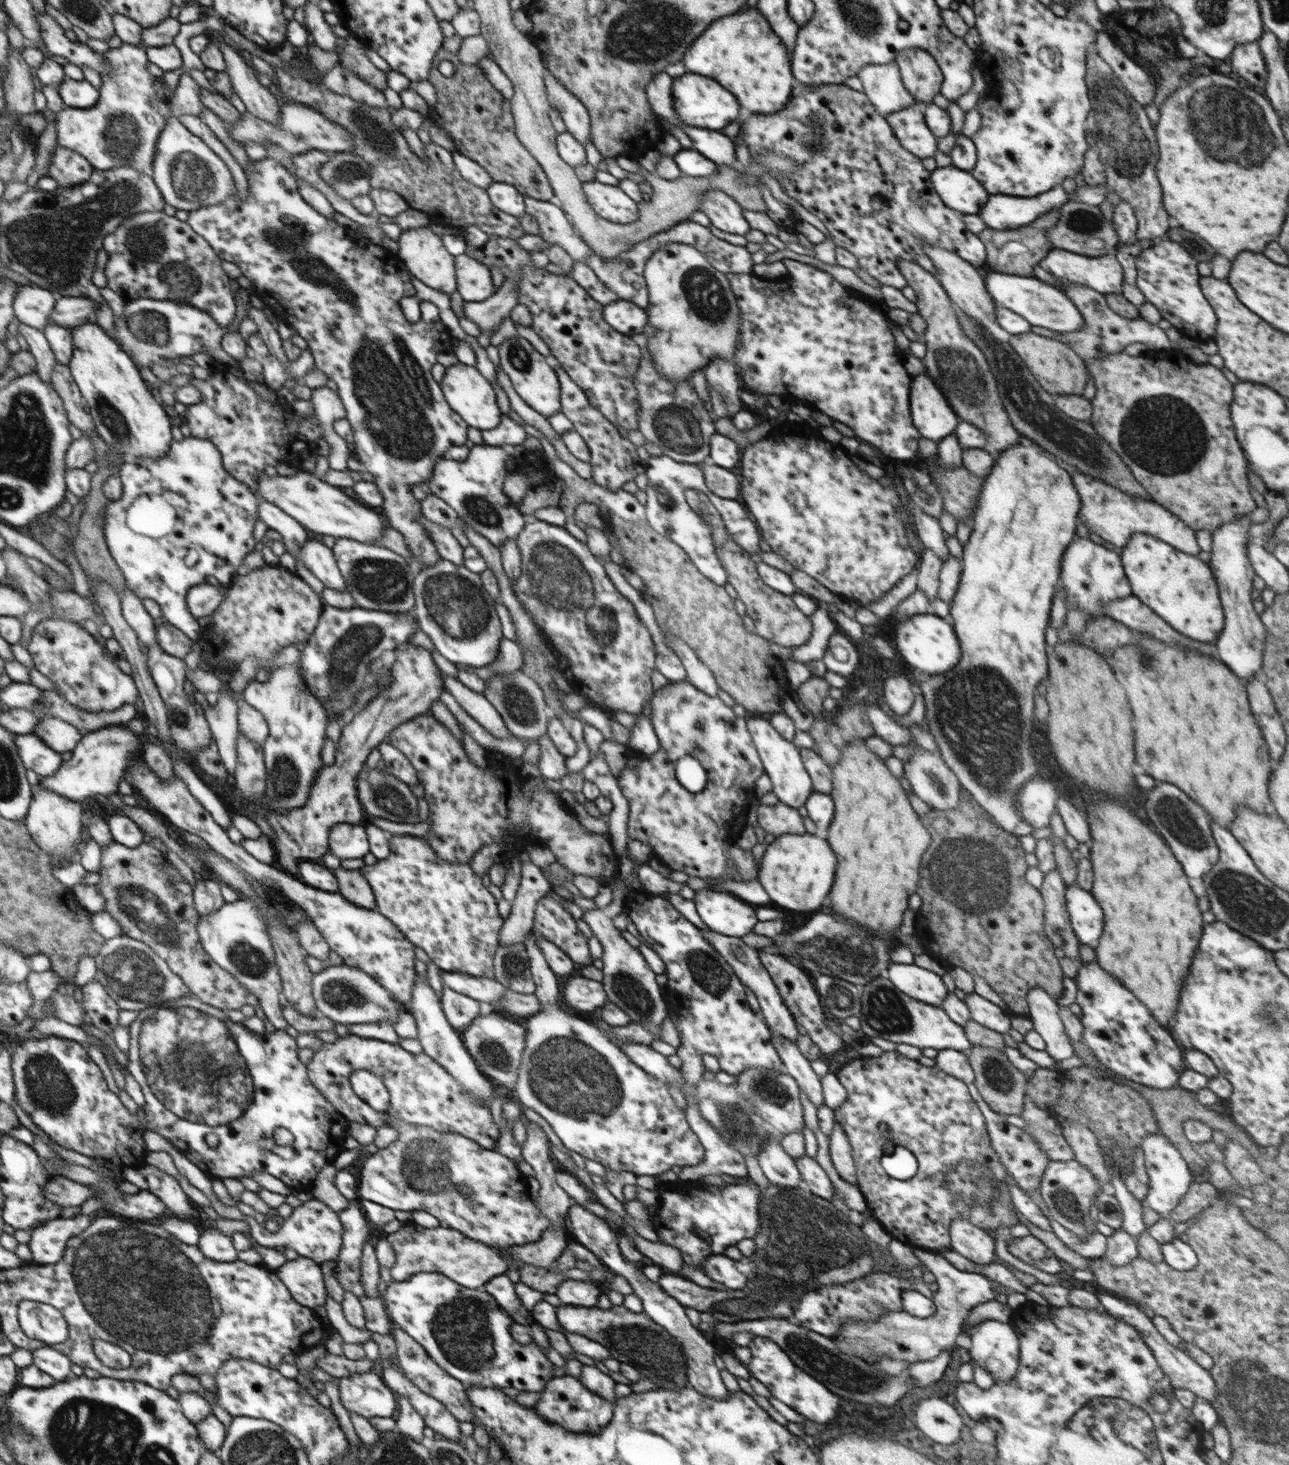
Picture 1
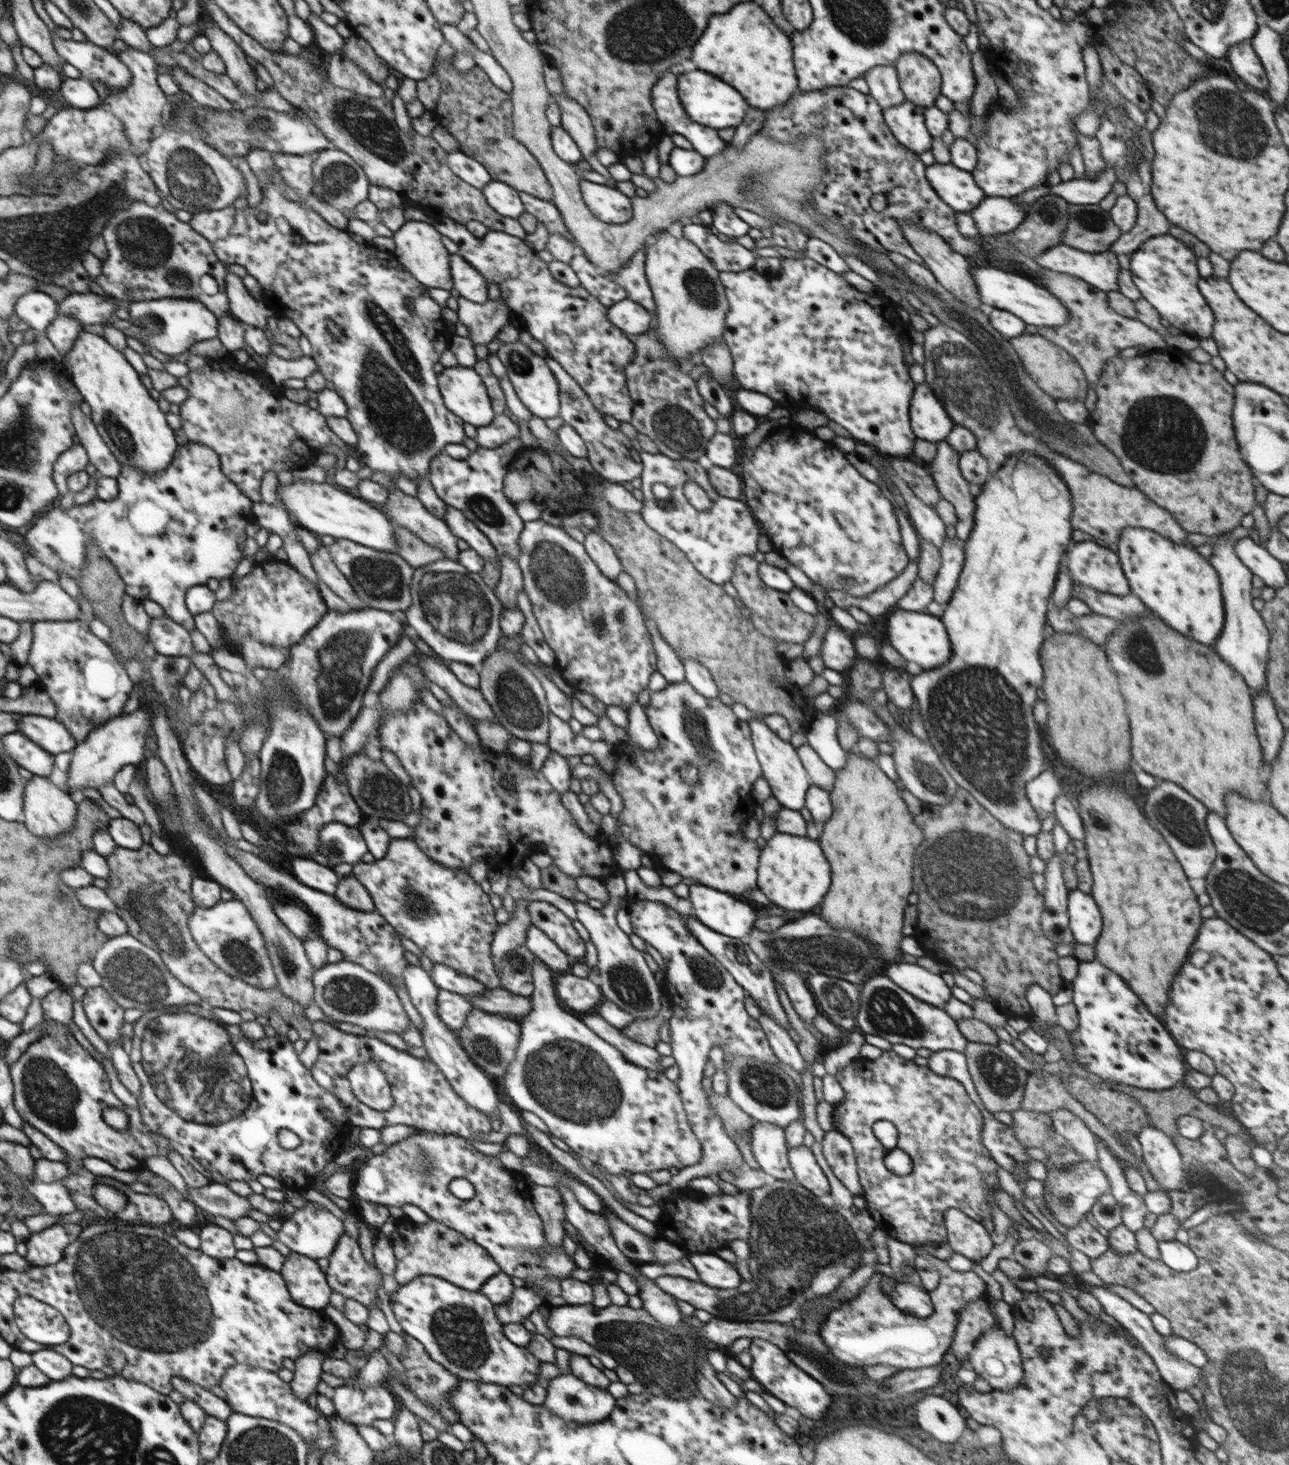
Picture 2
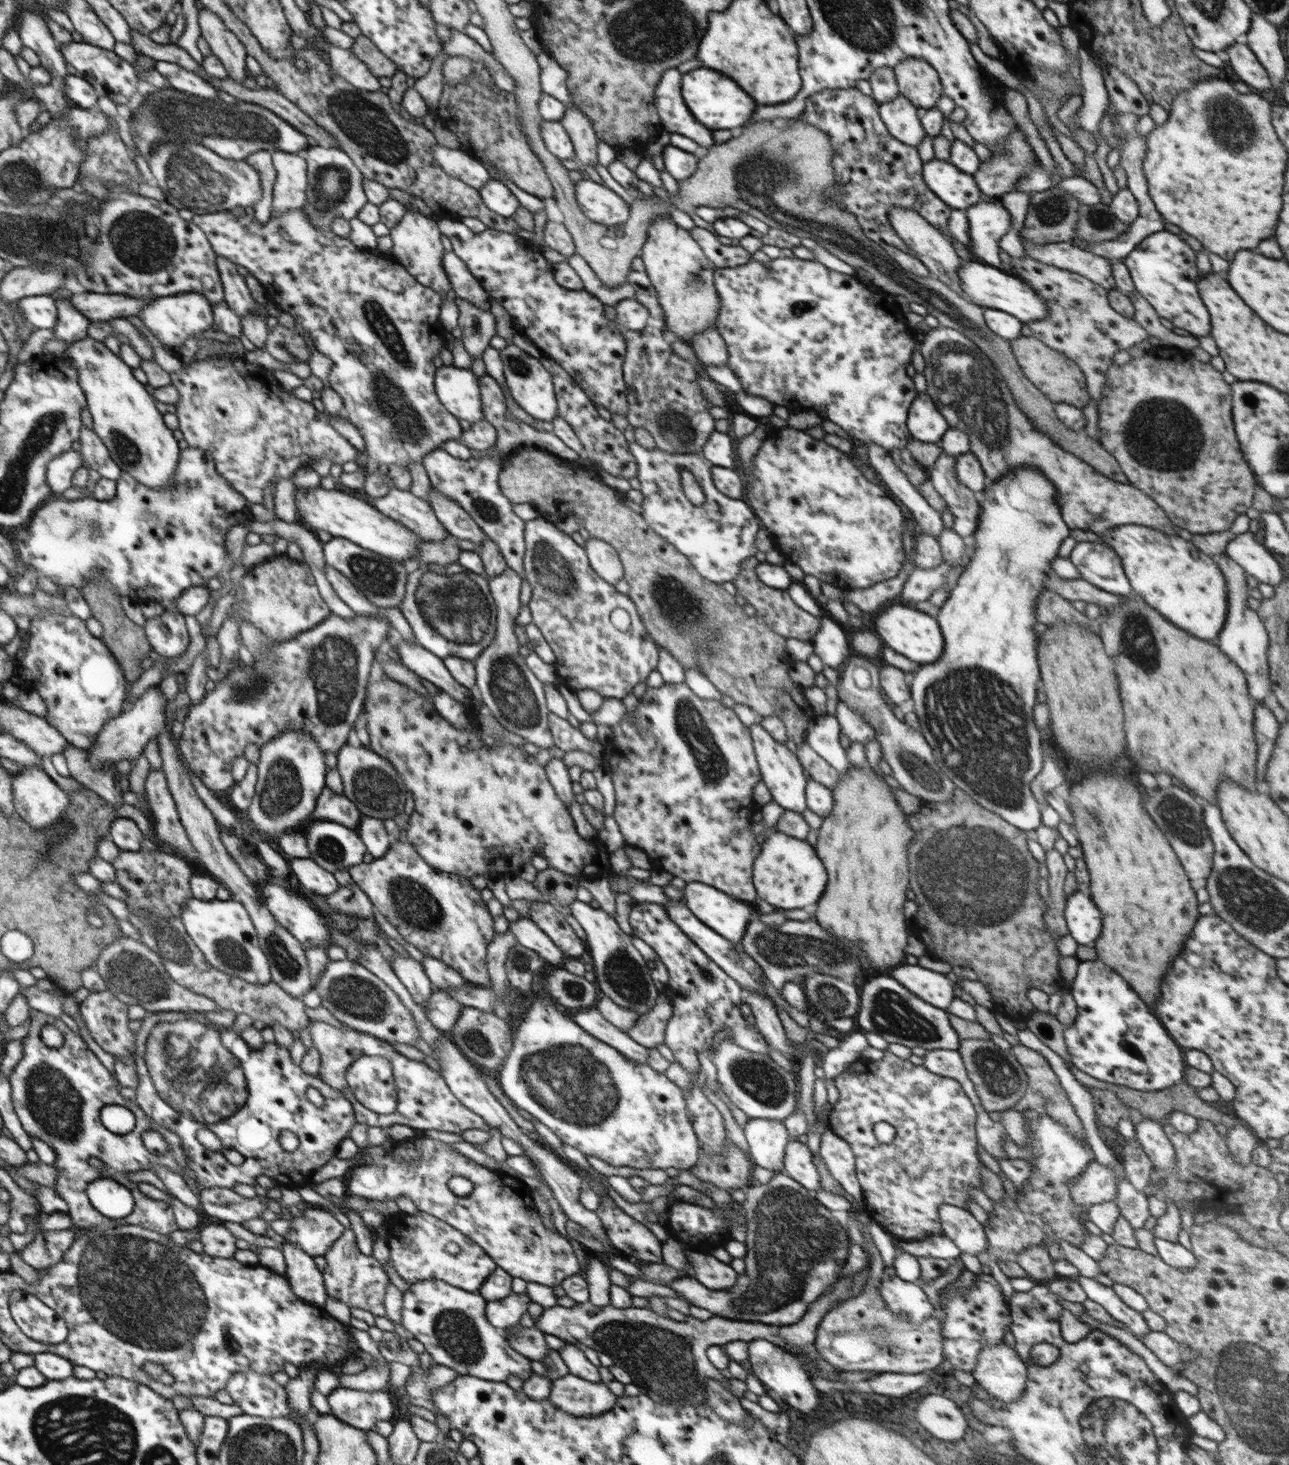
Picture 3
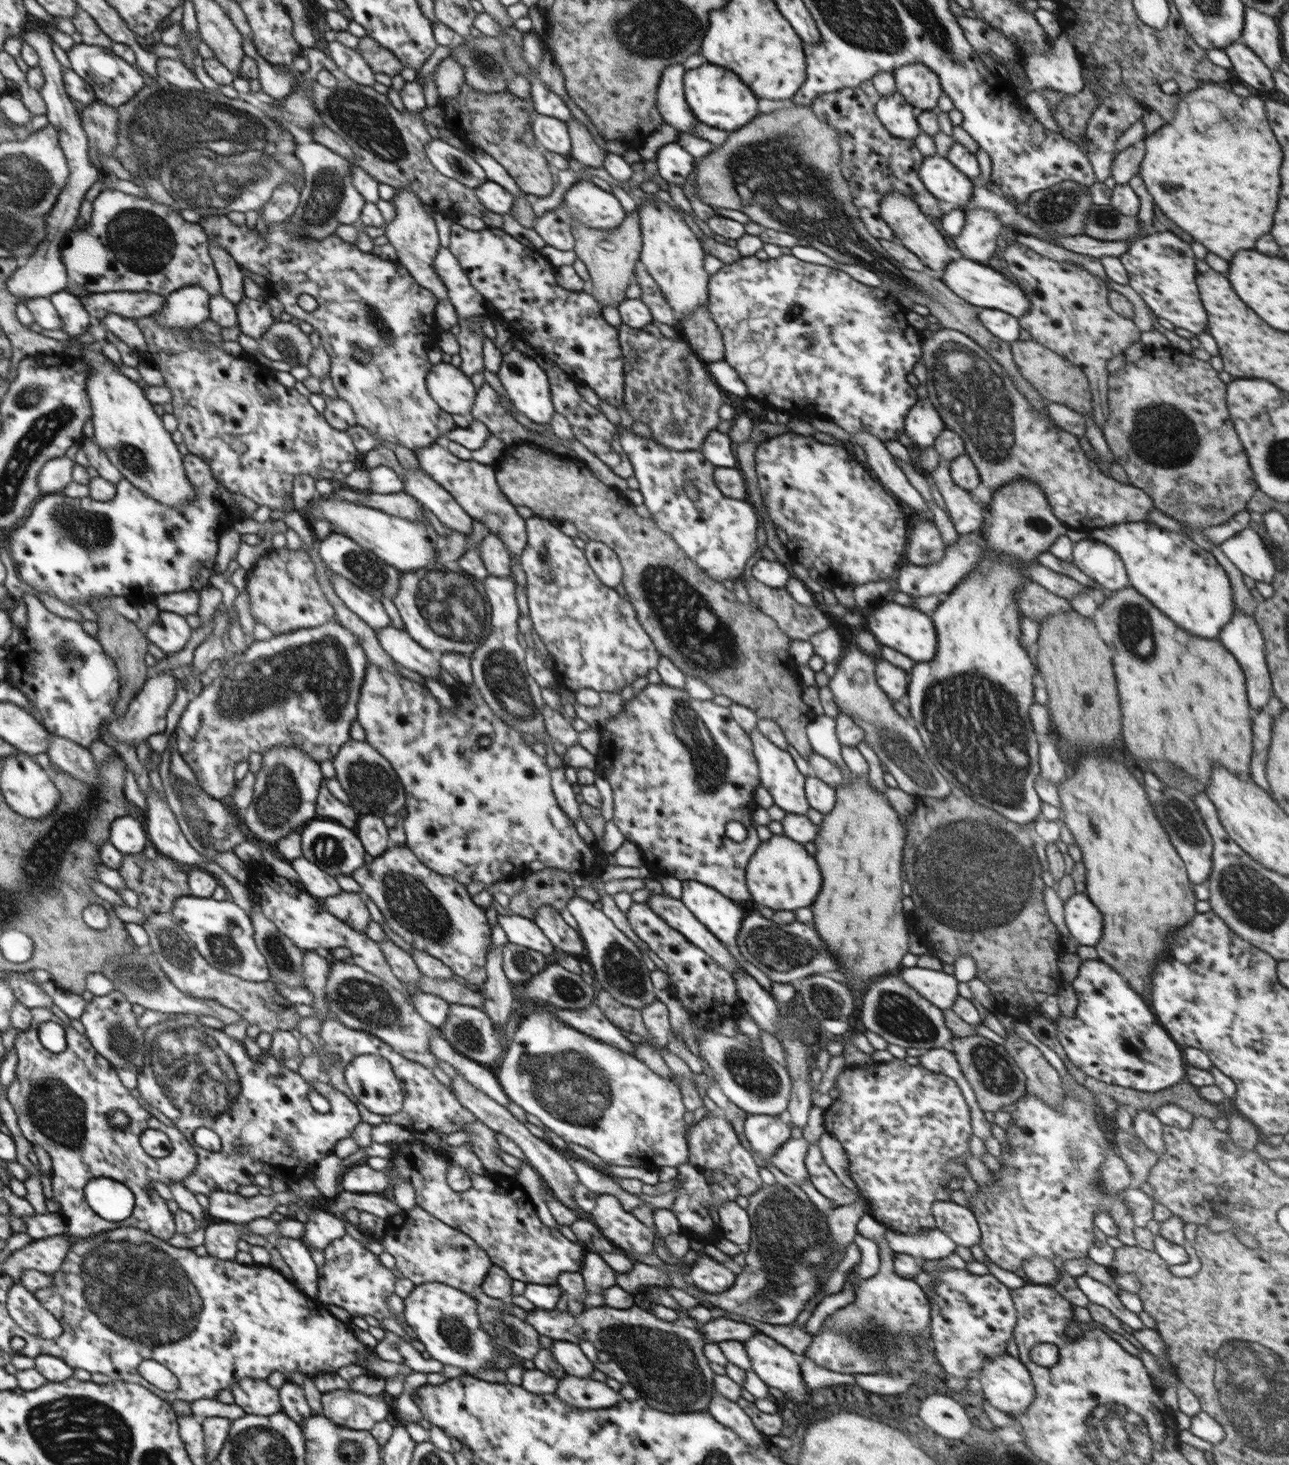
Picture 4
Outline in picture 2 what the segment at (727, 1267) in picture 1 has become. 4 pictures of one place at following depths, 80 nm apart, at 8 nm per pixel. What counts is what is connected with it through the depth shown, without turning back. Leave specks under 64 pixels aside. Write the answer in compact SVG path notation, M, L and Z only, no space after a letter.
M697 1253L692 1263L696 1266L702 1282L715 1289L738 1288L743 1281L734 1264L726 1262L715 1253Z

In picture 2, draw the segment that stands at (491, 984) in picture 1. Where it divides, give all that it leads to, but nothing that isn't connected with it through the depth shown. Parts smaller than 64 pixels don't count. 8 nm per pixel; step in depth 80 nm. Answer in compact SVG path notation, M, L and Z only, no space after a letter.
M433 962L431 979L438 988L446 989L462 996L478 996L479 994L484 994L488 989L484 983L477 981L474 977L466 976L438 962Z

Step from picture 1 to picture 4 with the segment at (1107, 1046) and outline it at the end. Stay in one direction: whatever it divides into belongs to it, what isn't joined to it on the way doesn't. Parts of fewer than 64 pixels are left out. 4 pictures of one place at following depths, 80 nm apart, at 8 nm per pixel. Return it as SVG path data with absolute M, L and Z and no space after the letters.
M1085 960L1071 985L1078 997L1076 1013L1072 1018L1060 1014L1056 1019L1056 1028L1062 1048L1076 1068L1082 1070L1088 1078L1096 1078L1108 1085L1136 1088L1140 1092L1159 1092L1182 1082L1186 1076L1182 1048L1156 1022L1156 1016L1152 1014L1150 1006L1128 986L1128 982L1118 972L1114 972L1108 964L1100 960Z

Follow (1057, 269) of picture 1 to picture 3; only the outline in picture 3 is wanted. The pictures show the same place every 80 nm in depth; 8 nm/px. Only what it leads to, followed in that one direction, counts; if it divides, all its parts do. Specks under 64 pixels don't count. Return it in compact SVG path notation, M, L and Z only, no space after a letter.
M1022 240L1022 244L1025 254L1038 262L1081 274L1108 290L1116 288L1112 274L1112 259L1081 249L1073 245L1072 241L1040 245Z

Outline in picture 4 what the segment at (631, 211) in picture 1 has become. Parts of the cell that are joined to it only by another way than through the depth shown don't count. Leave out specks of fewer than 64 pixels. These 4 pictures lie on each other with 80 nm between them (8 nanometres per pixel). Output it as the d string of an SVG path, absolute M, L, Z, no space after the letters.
M584 178L584 180L573 184L570 190L564 194L562 203L556 209L536 217L533 229L544 239L548 246L553 246L558 250L573 250L575 238L571 226L574 221L583 222L590 228L611 230L620 226L626 217L627 212L622 209L616 196L600 190L596 184L588 180L588 178Z

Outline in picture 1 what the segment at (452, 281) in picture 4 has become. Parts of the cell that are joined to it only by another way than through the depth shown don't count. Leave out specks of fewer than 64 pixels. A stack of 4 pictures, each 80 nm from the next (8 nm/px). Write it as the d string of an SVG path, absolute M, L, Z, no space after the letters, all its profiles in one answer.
M466 253L455 257L458 292L463 300L482 302L496 291L490 269Z

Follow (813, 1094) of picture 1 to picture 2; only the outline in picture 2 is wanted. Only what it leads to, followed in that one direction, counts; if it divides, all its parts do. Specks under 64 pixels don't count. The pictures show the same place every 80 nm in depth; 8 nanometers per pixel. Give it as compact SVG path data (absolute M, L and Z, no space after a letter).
M760 1012L760 1014L758 1022L764 1033L766 1033L769 1046L774 1055L782 1063L788 1064L792 1070L796 1070L799 1075L802 1075L807 1066L804 1058L800 1055L796 1042L791 1039L786 1029L780 1027L772 1019L772 1016L768 1016L764 1012Z

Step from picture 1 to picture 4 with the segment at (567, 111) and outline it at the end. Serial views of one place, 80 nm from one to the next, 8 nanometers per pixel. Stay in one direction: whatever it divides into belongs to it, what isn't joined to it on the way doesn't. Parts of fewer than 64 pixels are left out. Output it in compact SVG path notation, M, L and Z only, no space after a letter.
M572 117L572 120L568 120L566 124L571 141L570 153L573 155L573 158L582 165L602 168L605 155L602 149L594 142L590 130L574 117Z

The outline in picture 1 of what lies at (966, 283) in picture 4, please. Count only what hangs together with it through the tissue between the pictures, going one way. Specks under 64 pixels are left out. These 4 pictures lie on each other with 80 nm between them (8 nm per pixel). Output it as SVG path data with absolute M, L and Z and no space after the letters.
M992 270L985 279L985 285L995 306L1002 305L1025 318L1031 325L1057 331L1076 333L1083 326L1083 316L1078 307L1058 288L1049 285L1036 276L1022 277Z

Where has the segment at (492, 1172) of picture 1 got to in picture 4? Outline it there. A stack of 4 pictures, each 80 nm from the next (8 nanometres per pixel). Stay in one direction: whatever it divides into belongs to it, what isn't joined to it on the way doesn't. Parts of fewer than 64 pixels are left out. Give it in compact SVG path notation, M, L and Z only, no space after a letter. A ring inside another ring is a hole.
M418 1141L401 1146L391 1161L395 1162L393 1169L396 1169L397 1176L414 1188L417 1206L467 1234L486 1251L493 1264L503 1268L513 1280L554 1286L561 1272L581 1270L584 1248L579 1242L570 1241L556 1227L546 1226L539 1219L532 1200L513 1178L470 1172L473 1185L464 1192L456 1192L447 1183L447 1170L454 1164L452 1160ZM353 1165L342 1172L340 1188L354 1193L382 1194L386 1188L394 1188L390 1173L373 1170L368 1165Z

